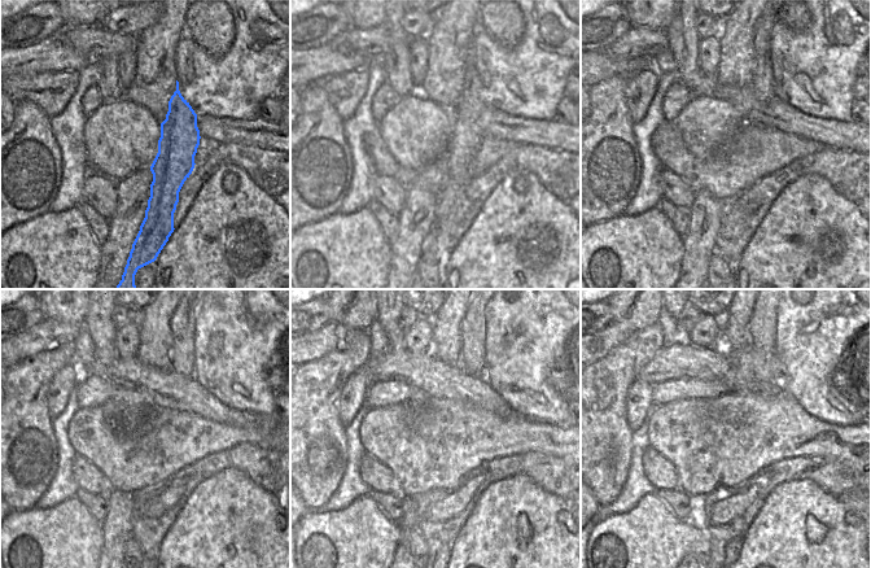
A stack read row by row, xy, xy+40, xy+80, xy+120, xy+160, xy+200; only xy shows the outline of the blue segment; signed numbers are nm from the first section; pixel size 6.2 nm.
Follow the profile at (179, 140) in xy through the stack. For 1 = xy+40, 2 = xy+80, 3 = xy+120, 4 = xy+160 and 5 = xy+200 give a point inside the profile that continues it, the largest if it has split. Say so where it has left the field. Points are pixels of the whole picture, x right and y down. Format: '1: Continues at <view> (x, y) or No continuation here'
1: Continues at xy+40 (464, 142)
2: Continues at xy+80 (761, 84)
3: Continues at xy+120 (183, 319)
4: Continues at xy+160 (472, 361)
5: Continues at xy+200 (764, 320)

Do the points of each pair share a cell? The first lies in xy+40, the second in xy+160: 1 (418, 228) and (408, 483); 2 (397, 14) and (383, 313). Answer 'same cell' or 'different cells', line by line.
1: different cells
2: same cell

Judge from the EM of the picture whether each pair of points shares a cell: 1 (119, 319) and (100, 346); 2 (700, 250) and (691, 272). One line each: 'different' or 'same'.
1: different
2: same

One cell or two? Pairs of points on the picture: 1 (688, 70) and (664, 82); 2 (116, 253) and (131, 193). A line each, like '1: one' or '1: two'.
1: two
2: one

